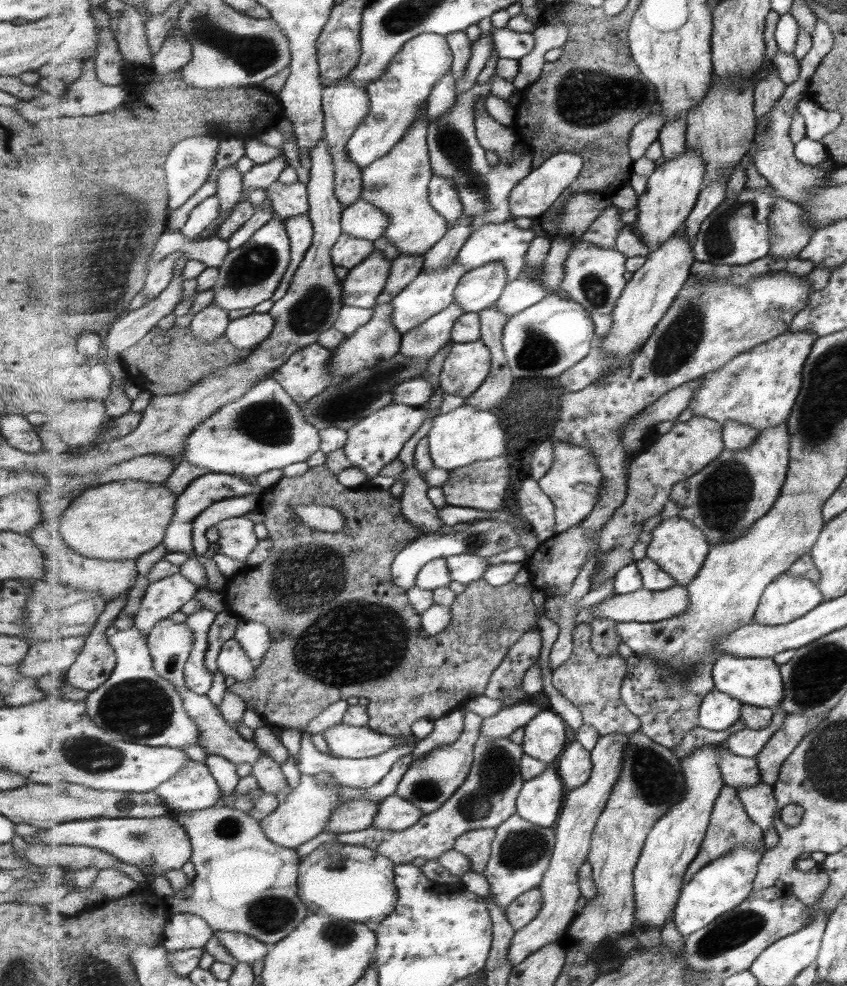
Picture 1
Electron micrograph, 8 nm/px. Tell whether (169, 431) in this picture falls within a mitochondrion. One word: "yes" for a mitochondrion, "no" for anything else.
no

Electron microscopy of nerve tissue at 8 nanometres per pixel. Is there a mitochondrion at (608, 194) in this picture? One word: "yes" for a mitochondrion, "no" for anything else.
no

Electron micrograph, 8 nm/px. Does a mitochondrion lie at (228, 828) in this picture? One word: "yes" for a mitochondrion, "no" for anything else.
yes

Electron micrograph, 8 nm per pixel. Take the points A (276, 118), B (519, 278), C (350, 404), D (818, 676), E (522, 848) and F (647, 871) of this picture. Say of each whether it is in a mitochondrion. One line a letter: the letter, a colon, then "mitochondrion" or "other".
A: other
B: other
C: mitochondrion
D: mitochondrion
E: mitochondrion
F: other

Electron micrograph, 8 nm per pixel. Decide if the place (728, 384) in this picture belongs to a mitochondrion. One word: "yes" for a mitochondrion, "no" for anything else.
yes

